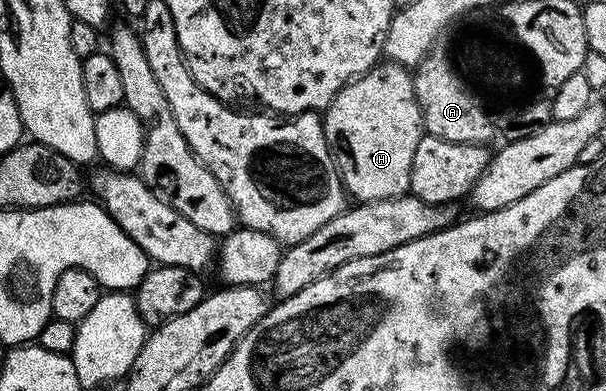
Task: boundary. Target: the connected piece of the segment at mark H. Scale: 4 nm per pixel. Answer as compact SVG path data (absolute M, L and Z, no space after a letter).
M380 63L374 69L367 73L362 73L355 80L347 84L340 93L337 94L331 104L327 106L322 114L323 130L325 131L325 139L329 143L332 153L335 155L335 164L339 167L339 174L343 180L343 188L356 202L361 201L380 201L381 199L393 199L394 197L402 197L410 190L411 172L413 171L413 155L417 152L417 143L424 137L425 130L423 128L423 116L419 110L417 103L417 95L415 94L415 83L413 73L406 65L397 65L394 63Z

